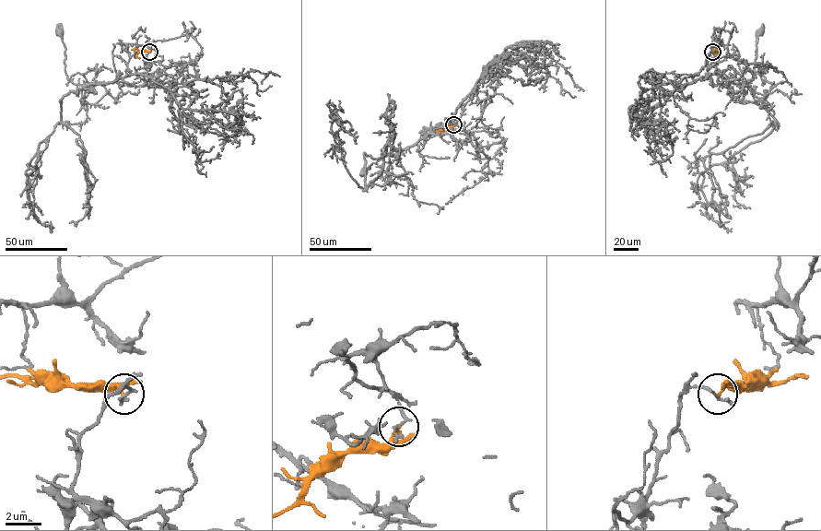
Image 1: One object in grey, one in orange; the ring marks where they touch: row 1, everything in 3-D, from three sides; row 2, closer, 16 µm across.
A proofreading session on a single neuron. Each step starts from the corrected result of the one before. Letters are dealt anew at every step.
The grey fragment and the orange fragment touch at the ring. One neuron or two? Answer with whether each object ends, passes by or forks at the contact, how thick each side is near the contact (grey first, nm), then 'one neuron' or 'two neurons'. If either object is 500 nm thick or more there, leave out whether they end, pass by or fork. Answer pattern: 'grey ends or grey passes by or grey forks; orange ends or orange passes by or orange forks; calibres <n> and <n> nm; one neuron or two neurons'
grey ends; orange ends; calibres 220 and 240 nm; two neurons

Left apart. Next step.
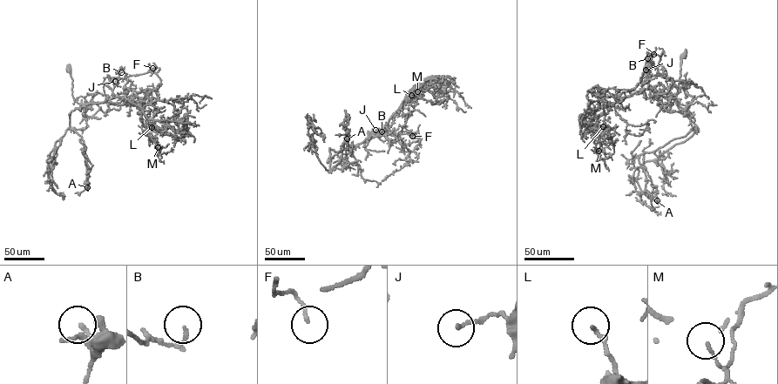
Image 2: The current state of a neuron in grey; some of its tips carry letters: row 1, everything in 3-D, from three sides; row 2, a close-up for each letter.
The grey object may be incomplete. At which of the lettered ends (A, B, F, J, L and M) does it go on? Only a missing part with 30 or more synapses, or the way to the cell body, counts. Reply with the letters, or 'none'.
none

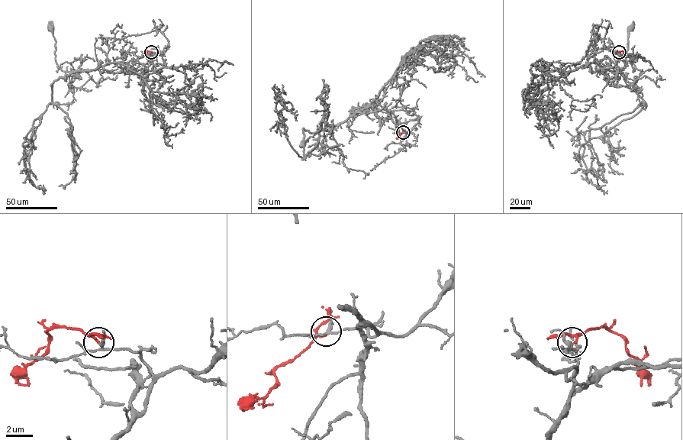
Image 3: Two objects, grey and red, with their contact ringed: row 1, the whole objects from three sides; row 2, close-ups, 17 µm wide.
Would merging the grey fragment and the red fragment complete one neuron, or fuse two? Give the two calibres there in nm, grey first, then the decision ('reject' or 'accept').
calibres 200 and 120 nm; reject

